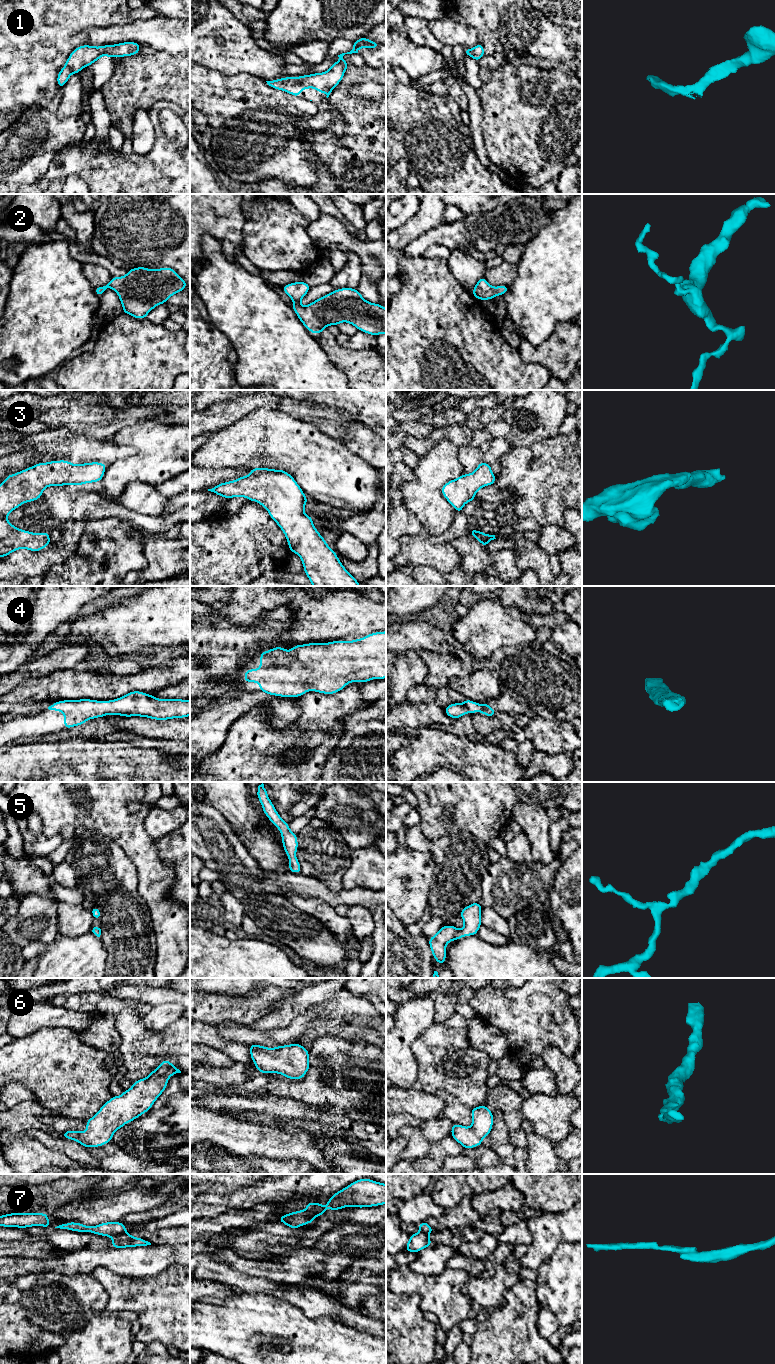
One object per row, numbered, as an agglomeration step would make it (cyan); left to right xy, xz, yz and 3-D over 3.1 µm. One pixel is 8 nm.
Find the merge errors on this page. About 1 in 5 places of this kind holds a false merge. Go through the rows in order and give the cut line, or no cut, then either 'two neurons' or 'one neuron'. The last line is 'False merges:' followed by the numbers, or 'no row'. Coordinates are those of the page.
1: no cut | one neuron
2: no cut | one neuron
3: no cut | one neuron
4: no cut | one neuron
5: no cut | one neuron
6: no cut | one neuron
7: xy (125, 1230), (109, 1236) | two neurons
False merges: 7

